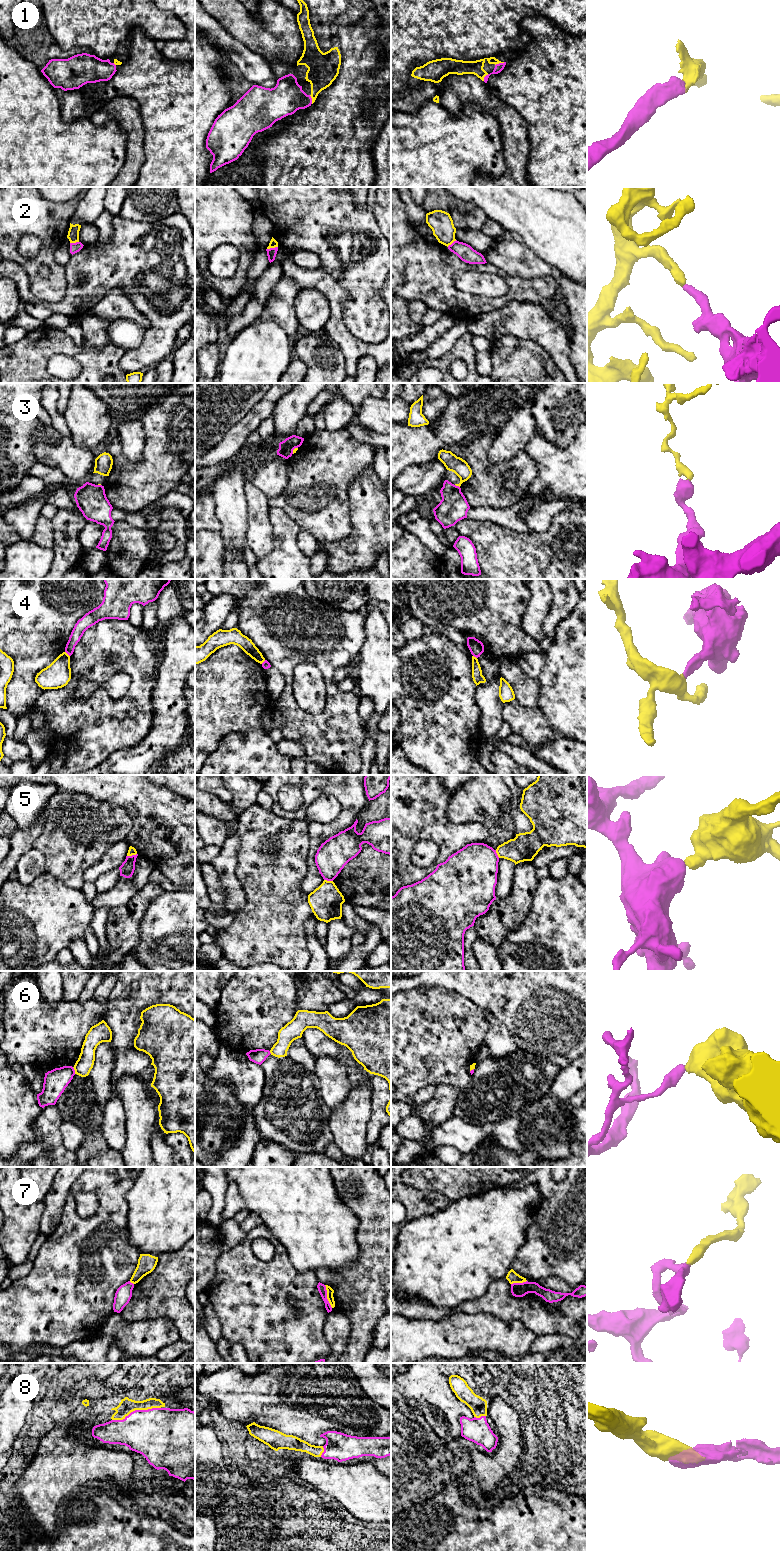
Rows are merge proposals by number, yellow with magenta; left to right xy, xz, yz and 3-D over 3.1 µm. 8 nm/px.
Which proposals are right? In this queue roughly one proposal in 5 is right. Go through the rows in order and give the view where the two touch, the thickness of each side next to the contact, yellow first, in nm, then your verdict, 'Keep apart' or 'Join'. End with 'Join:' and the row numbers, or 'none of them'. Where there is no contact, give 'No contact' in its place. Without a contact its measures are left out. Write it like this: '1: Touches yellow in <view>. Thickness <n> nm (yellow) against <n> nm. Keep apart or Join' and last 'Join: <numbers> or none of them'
1: Touches yellow in yz. Thickness 110 nm (yellow) against 70 nm. Join
2: Touches yellow in xz. Thickness 70 nm (yellow) against 80 nm. Keep apart
3: Touches yellow in yz. Thickness 140 nm (yellow) against 240 nm. Keep apart
4: Touches yellow in xy. Thickness 200 nm (yellow) against 100 nm. Keep apart
5: Touches yellow in xy. Thickness 60 nm (yellow) against 120 nm. Keep apart
6: Touches yellow in xy. Thickness 140 nm (yellow) against 190 nm. Keep apart
7: Touches yellow in xz. Thickness 60 nm (yellow) against 70 nm. Keep apart
8: Touches yellow in xy. Thickness 120 nm (yellow) against 400 nm. Join
Join: 1, 8

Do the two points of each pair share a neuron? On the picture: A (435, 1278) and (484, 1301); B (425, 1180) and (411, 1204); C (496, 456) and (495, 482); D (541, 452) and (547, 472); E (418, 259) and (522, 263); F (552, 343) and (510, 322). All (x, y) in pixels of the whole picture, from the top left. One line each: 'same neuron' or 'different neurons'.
A: different neurons
B: different neurons
C: different neurons
D: same neuron
E: different neurons
F: same neuron

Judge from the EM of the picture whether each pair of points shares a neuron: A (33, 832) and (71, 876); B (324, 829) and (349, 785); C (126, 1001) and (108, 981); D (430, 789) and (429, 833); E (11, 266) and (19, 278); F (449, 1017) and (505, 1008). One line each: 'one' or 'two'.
A: two
B: one
C: two
D: one
E: one
F: two

